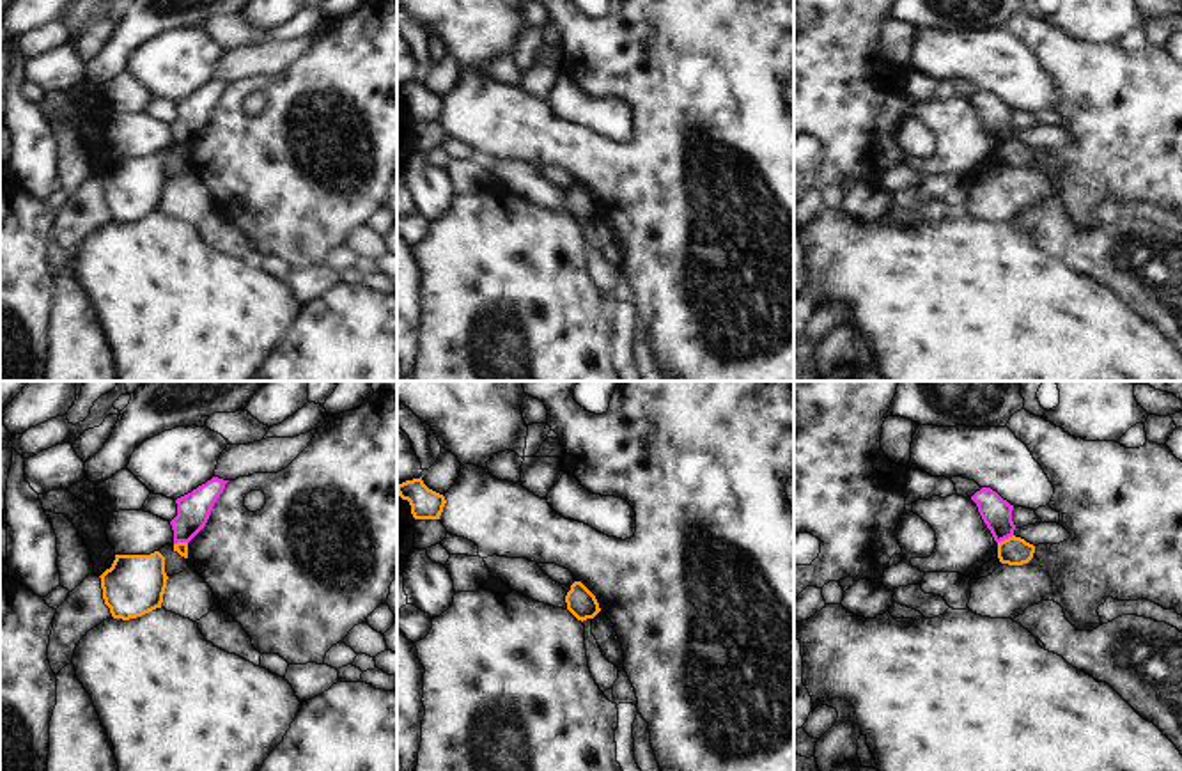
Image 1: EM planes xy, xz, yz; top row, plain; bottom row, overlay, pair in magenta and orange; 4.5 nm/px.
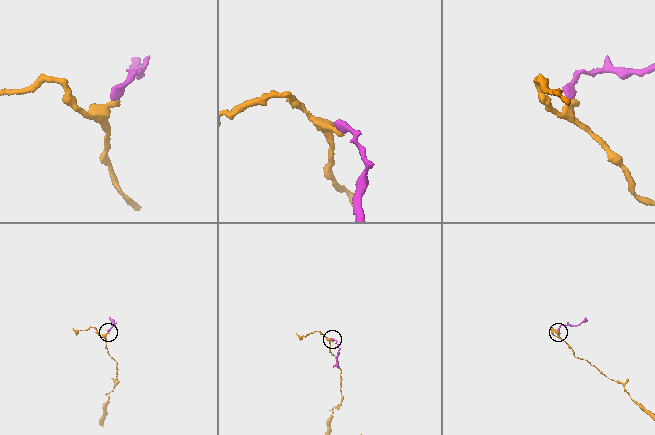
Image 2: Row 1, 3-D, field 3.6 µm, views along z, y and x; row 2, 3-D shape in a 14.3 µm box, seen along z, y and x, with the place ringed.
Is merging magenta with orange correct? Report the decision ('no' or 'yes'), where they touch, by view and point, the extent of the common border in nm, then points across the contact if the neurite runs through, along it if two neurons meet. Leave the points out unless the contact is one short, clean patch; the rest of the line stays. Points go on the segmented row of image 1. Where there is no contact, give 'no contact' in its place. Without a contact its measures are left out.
no; meets magenta in yz at (1005, 537); contact 80 nm long; border along yz (1012, 534), (998, 543)

